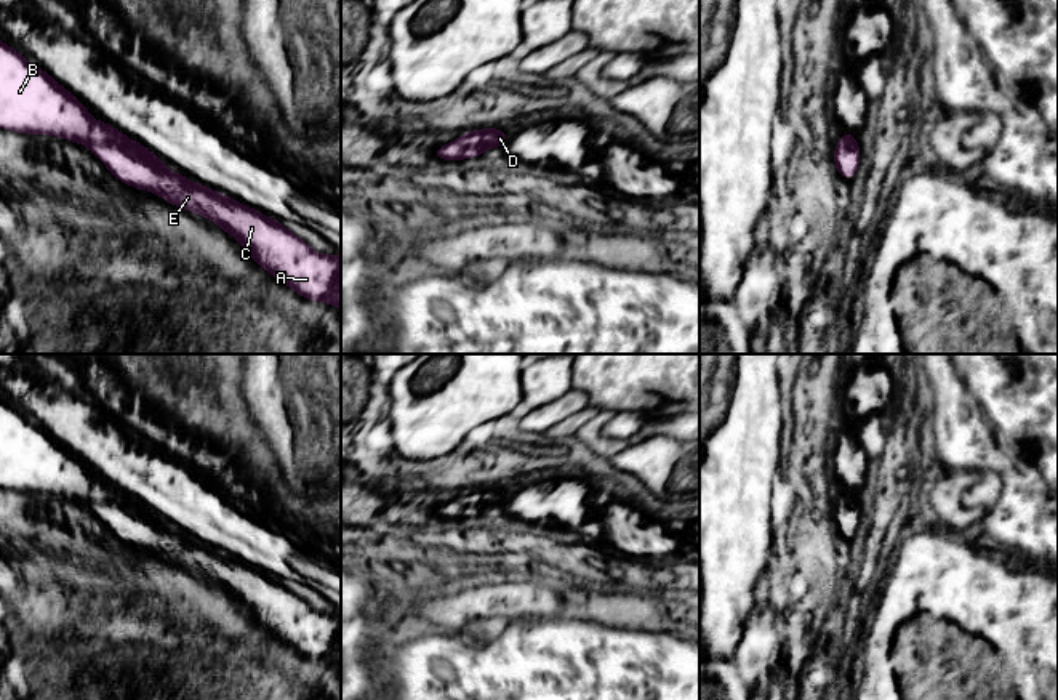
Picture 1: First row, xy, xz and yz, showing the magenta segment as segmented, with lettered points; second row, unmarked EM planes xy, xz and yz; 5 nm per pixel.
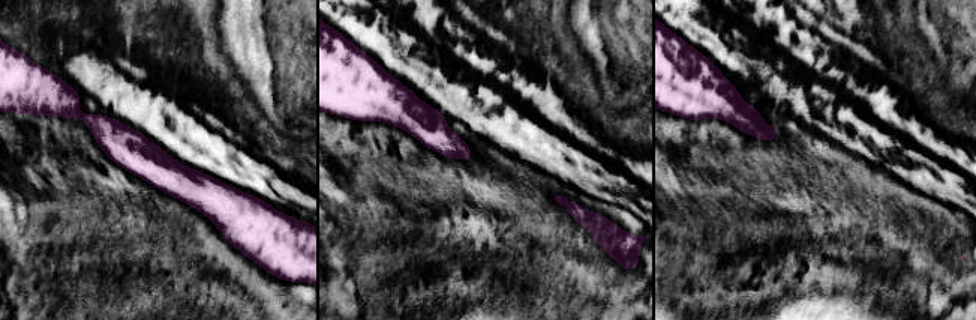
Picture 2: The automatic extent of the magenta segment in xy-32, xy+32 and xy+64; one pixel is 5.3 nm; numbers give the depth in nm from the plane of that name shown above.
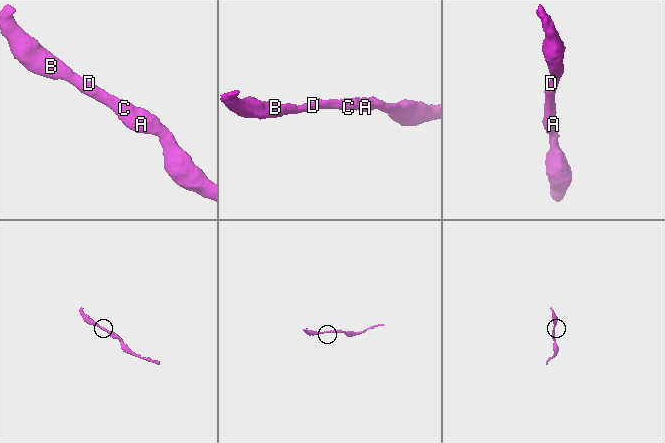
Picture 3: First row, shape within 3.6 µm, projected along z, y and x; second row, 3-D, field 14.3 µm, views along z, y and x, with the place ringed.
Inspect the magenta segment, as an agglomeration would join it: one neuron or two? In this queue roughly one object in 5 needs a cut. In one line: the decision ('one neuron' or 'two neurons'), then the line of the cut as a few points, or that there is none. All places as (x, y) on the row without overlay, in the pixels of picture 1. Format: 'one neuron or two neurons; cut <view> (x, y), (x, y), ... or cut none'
one neuron; cut none

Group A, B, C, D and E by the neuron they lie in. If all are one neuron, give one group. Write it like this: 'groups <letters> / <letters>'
groups A B C D E

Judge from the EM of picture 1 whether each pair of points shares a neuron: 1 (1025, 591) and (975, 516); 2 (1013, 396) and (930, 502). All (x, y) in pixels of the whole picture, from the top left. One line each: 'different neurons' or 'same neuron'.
1: different neurons
2: different neurons

